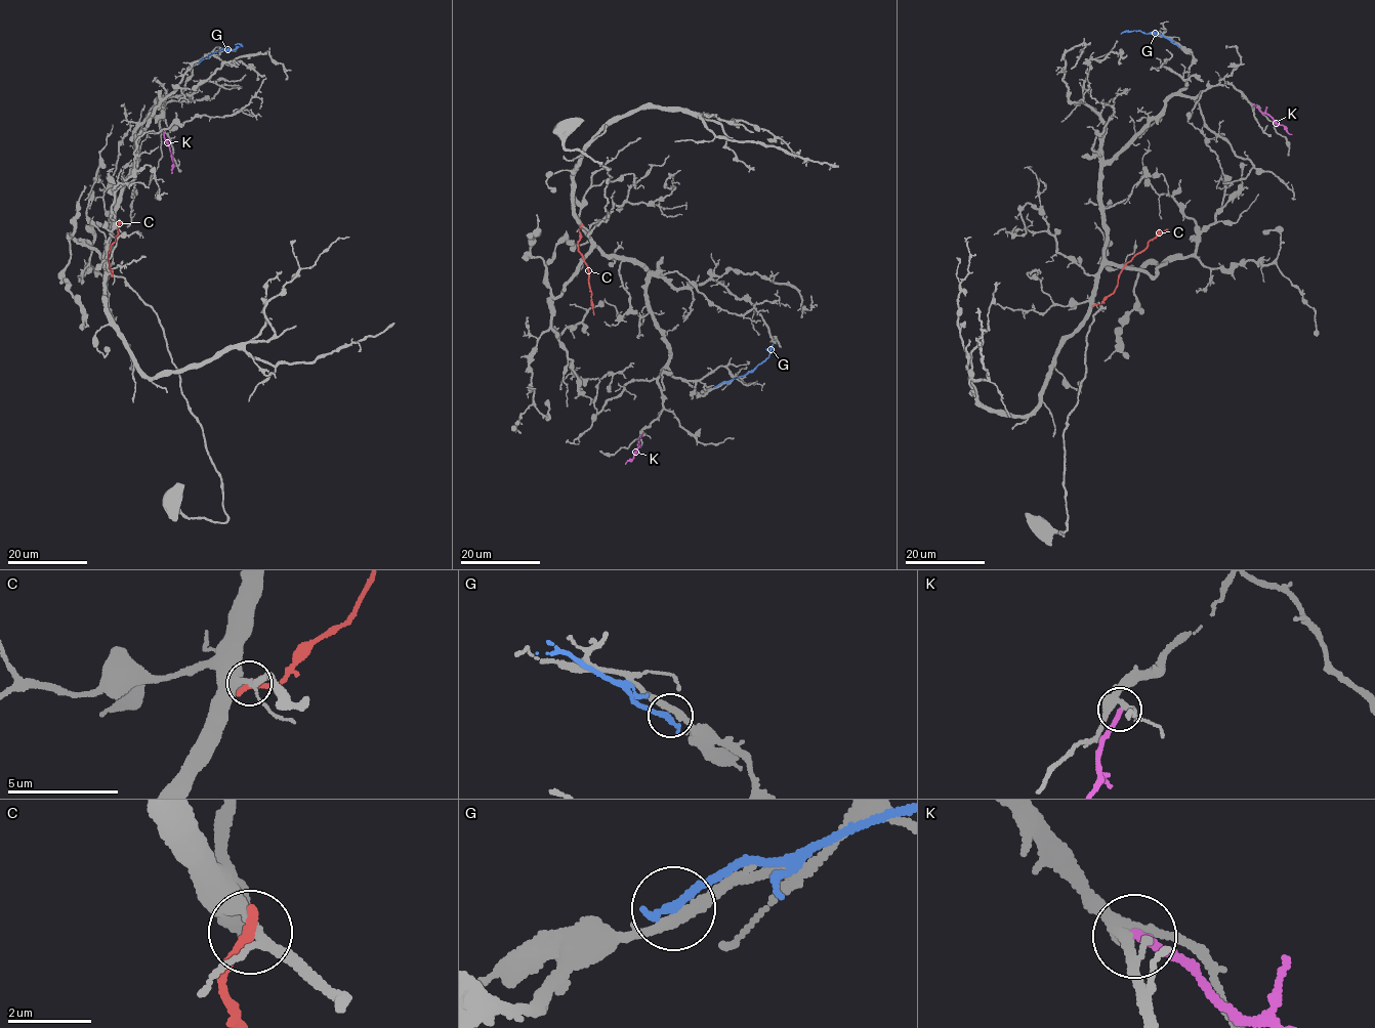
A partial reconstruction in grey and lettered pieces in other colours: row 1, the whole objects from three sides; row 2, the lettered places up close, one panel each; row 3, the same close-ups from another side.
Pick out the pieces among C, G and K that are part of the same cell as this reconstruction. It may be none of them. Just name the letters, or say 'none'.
none

